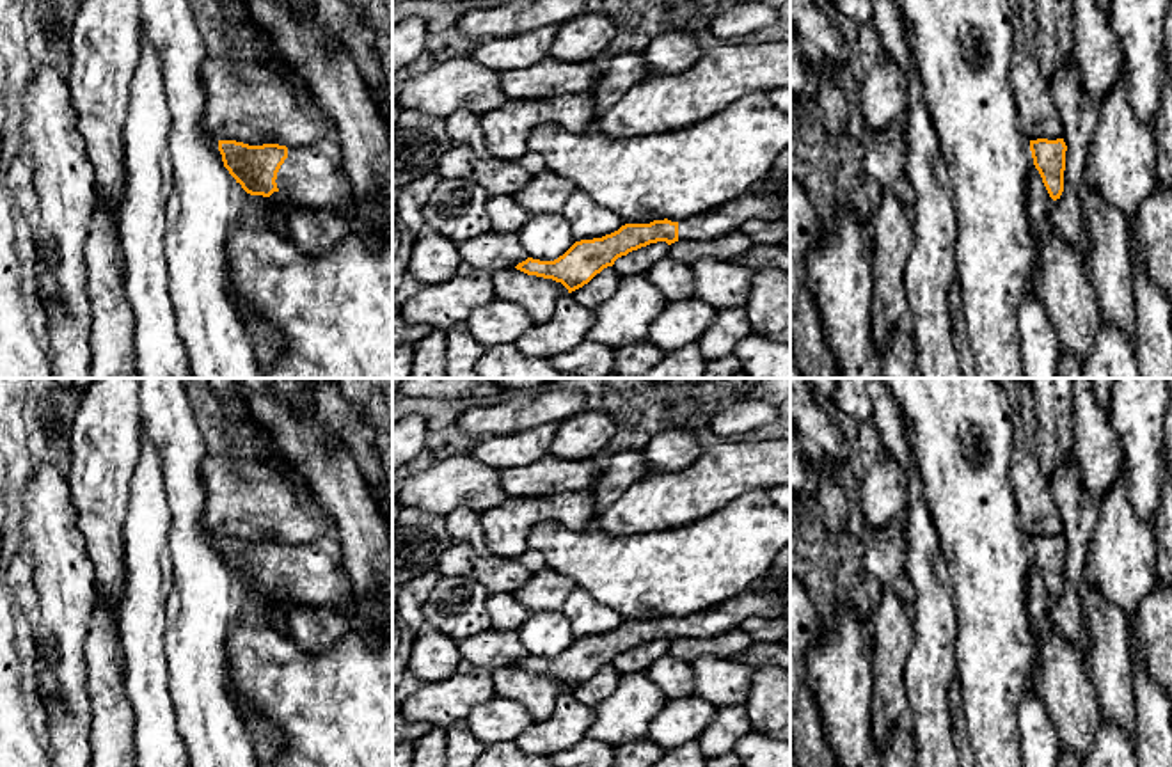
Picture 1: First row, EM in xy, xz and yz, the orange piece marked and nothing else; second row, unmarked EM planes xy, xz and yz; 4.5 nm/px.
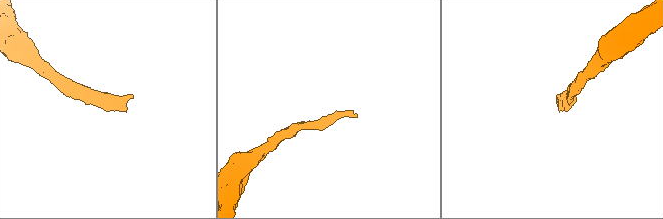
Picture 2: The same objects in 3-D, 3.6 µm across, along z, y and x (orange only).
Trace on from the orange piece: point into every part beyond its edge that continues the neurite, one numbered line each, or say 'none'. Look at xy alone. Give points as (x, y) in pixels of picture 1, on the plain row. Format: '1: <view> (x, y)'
1: xy (313, 574)

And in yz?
none

